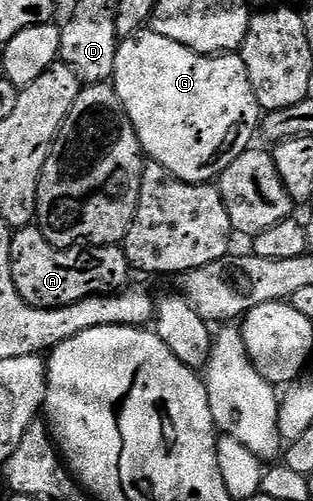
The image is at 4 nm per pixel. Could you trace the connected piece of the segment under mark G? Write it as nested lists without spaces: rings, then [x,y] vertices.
[[[143,28],[130,38],[123,38],[119,41],[116,52],[116,68],[112,79],[114,91],[120,96],[120,104],[124,104],[124,112],[128,112],[128,120],[132,120],[136,136],[142,145],[142,153],[149,161],[160,164],[168,172],[172,172],[174,178],[179,178],[181,182],[197,182],[199,184],[210,184],[217,180],[224,168],[236,160],[236,156],[243,154],[245,150],[251,149],[250,142],[260,130],[260,107],[256,100],[256,92],[252,92],[252,80],[248,80],[248,68],[244,64],[241,53],[231,52],[228,54],[197,54],[184,44],[176,44],[176,40],[168,40],[160,36],[156,31]]]

